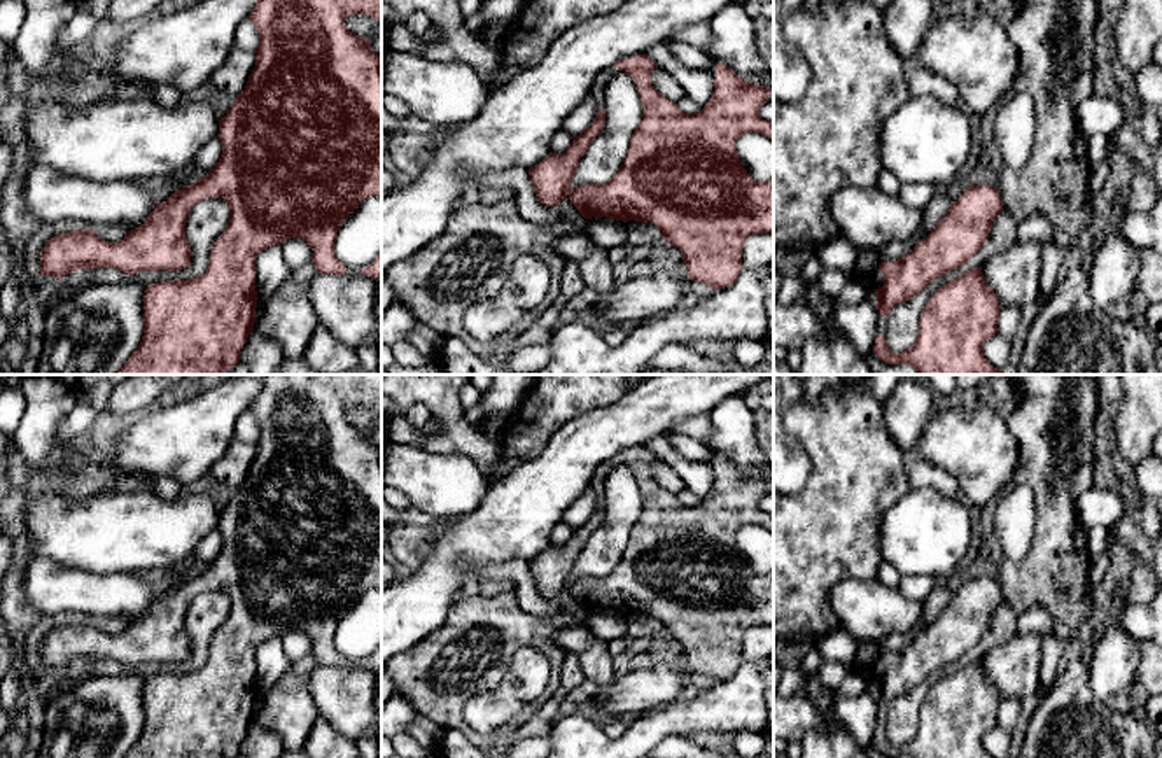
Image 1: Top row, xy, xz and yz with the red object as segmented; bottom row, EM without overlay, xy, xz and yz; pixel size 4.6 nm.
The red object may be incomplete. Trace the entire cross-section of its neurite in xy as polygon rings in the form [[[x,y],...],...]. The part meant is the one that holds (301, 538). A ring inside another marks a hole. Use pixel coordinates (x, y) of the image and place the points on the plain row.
[[[262,375],[261,389],[248,408],[259,425],[256,460],[245,481],[219,511],[222,546],[217,557],[203,571],[158,595],[145,614],[128,623],[121,634],[105,634],[93,621],[75,621],[56,627],[44,639],[40,667],[58,672],[77,662],[96,660],[117,660],[126,667],[177,663],[191,656],[186,613],[192,599],[206,590],[220,590],[229,597],[229,616],[212,637],[208,660],[201,669],[145,679],[142,735],[124,758],[236,758],[256,714],[256,651],[271,637],[301,630],[312,639],[312,656],[318,665],[348,665],[334,646],[338,623],[366,590],[382,590],[382,450],[373,443],[373,432],[346,420],[345,411],[350,406],[382,413],[382,375]]]

